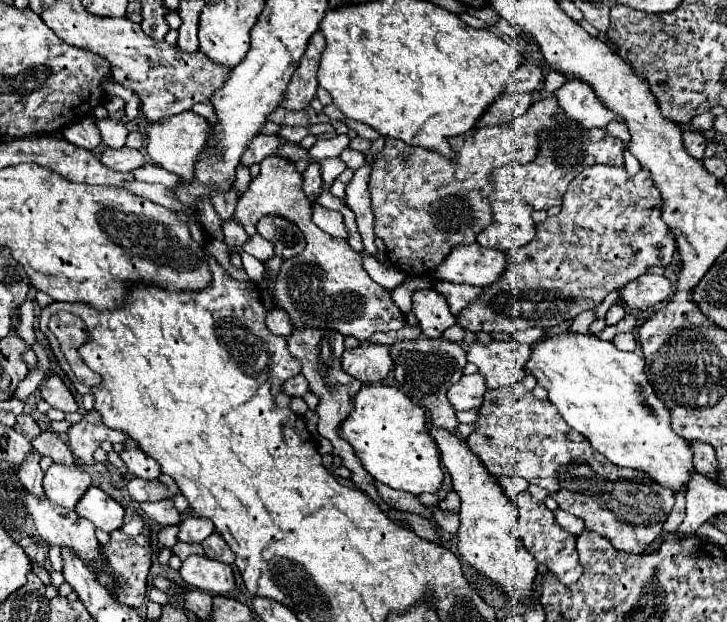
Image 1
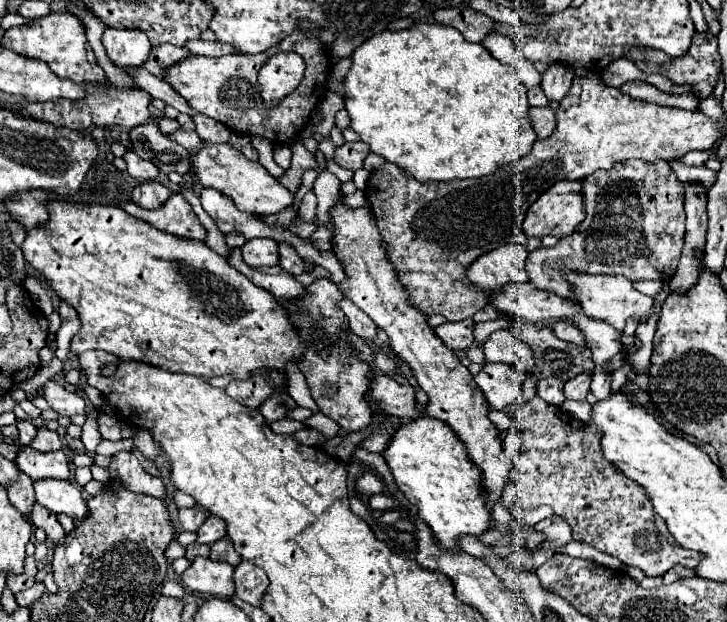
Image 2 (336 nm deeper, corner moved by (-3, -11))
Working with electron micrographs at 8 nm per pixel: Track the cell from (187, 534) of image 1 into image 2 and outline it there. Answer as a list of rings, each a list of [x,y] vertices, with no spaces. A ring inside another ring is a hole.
[[[209,515],[205,519],[205,523],[199,527],[197,531],[197,543],[207,543],[207,545],[213,545],[215,541],[223,539],[227,535],[225,531],[225,521],[219,519],[219,517],[213,517]]]

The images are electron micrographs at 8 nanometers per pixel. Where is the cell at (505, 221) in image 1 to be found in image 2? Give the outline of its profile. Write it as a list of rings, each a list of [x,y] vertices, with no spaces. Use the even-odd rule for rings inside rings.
[[[507,243],[503,247],[497,247],[495,251],[481,255],[481,259],[477,259],[469,267],[467,277],[473,285],[483,289],[485,293],[501,291],[505,283],[529,281],[529,275],[525,271],[525,261],[527,261],[525,245]]]

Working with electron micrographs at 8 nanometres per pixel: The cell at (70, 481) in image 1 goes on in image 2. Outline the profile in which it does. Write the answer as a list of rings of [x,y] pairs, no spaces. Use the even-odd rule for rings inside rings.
[[[27,447],[15,459],[23,473],[27,473],[33,481],[39,479],[69,479],[69,461],[63,451],[55,453],[37,453]]]

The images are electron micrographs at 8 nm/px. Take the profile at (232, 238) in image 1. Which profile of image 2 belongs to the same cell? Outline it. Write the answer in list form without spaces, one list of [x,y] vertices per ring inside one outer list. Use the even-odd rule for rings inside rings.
[[[201,189],[199,197],[201,197],[203,209],[211,215],[211,219],[217,223],[217,227],[223,235],[241,233],[241,235],[245,235],[245,239],[253,239],[253,237],[271,237],[277,241],[291,239],[289,229],[271,227],[271,225],[259,221],[255,215],[239,211],[227,195],[223,195],[215,189]]]

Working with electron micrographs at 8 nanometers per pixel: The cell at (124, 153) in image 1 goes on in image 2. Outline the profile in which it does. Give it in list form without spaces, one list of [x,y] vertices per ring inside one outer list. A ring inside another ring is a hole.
[[[151,181],[151,183],[143,183],[139,189],[137,189],[137,185],[135,185],[133,191],[131,191],[131,197],[133,197],[133,201],[139,203],[141,207],[155,209],[155,207],[159,207],[161,203],[165,203],[165,199],[169,197],[169,189],[167,189],[163,183]]]

